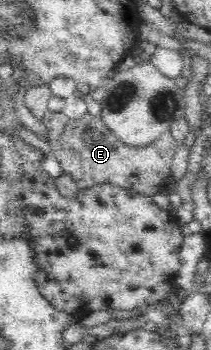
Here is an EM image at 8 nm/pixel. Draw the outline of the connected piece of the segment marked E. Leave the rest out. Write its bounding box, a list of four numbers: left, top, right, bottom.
[50,112,178,196]

